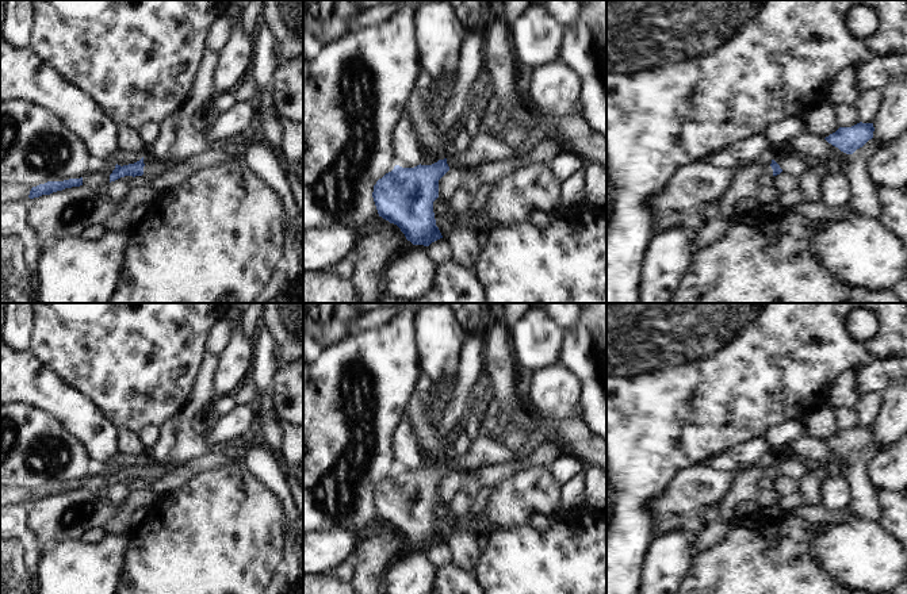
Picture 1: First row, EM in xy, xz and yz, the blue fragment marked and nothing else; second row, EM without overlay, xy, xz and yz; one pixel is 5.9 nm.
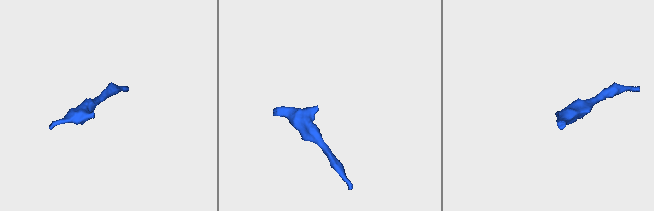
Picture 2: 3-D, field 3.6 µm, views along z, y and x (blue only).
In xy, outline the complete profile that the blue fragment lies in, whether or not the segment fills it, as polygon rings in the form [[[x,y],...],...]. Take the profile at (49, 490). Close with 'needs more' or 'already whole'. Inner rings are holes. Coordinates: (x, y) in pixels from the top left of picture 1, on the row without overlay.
[[[83,480],[69,482],[64,484],[47,484],[37,490],[23,490],[19,487],[0,487],[0,507],[14,506],[18,503],[24,503],[26,501],[34,502],[42,498],[50,498],[65,491],[83,488]]]; needs more

